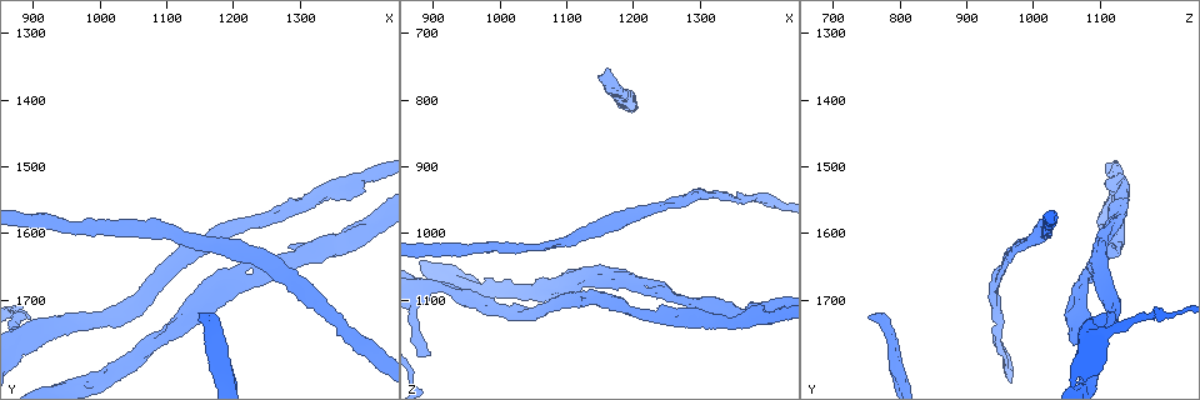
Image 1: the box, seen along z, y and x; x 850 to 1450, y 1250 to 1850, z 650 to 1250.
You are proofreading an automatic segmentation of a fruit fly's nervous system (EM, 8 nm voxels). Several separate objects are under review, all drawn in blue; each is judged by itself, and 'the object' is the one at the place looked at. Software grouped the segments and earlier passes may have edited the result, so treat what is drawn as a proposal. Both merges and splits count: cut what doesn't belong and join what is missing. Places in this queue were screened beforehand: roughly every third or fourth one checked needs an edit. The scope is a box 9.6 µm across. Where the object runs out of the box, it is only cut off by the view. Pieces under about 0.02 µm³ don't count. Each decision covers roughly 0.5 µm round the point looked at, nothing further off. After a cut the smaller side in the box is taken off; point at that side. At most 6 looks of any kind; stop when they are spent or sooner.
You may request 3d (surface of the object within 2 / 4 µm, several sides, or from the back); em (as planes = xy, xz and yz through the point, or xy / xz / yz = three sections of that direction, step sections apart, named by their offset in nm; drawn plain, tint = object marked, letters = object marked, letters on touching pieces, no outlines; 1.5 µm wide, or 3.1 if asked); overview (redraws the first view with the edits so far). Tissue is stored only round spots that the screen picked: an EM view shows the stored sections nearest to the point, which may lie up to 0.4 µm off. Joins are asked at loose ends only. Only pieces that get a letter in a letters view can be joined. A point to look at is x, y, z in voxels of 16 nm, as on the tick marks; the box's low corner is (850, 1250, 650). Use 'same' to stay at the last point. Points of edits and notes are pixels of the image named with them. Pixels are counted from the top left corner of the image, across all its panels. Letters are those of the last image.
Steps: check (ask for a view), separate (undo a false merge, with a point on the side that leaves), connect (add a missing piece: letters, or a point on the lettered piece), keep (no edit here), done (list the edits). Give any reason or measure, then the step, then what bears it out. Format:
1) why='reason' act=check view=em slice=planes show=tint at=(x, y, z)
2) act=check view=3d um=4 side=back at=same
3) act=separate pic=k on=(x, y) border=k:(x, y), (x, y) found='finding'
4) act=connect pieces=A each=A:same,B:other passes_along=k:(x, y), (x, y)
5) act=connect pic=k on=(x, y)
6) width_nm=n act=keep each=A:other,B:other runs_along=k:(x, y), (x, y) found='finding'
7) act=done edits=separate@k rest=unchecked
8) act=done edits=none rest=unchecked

why='a narrow waist' act=check view=3d um=2 at=(1355, 1735, 940)

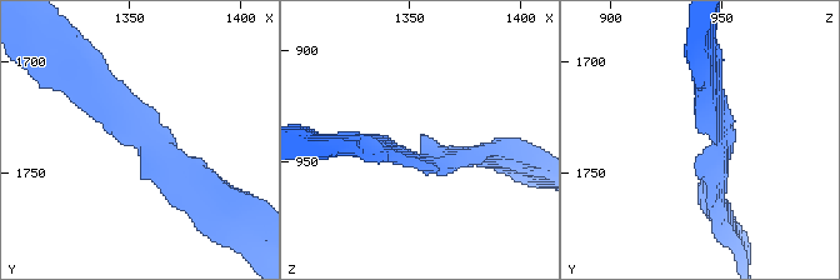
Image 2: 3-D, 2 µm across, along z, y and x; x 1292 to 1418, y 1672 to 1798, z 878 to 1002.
arm_widths_nm=190,200 why='need the tissue' act=check view=em slice=planes show=letters at=(1353, 1732, 945)

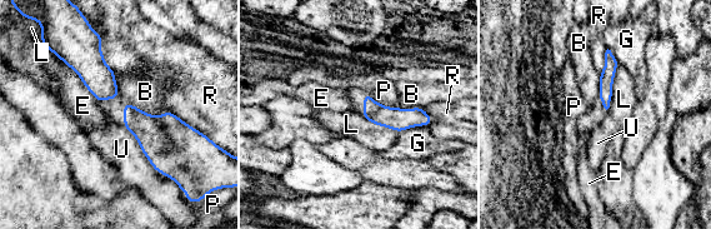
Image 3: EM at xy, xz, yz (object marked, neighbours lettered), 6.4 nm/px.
act=keep each=B:other,E:other,G:other,L:other,P:other,R:other,U:other runs_along=3:(366, 96), (385, 117), (427, 120) found='one neuron here'

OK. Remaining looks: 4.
why='two arms in line, one across' act=check view=3d um=2 at=(1125, 1735, 1065)

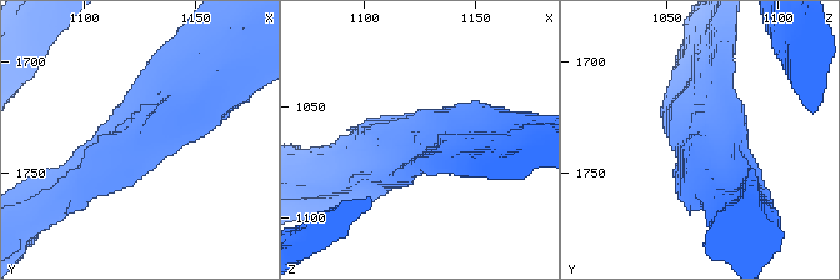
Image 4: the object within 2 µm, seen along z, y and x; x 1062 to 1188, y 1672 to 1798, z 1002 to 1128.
why='now the EM' act=check view=em slice=xy step=4 show=tint at=(1128, 1732, 1063)

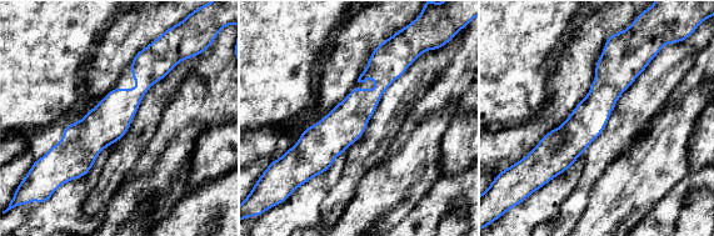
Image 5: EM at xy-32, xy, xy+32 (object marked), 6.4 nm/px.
act=check view=em slice=xy step=4 show=letters at=same

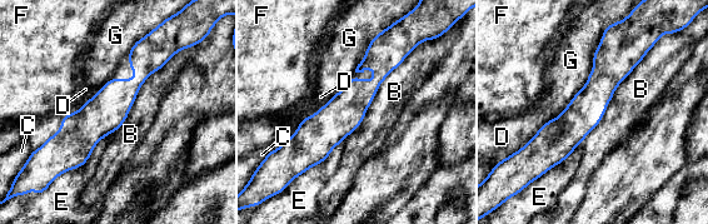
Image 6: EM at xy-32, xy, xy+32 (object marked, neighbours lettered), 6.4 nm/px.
width_nm=240 act=keep each=B:other,C:other,D:other,E:other,F:other,G:other runs_along=6:(144, 41), (141, 75), (68, 165) found='continuous, no second neuron'

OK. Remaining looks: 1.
act=done edits=none rest=unchecked

